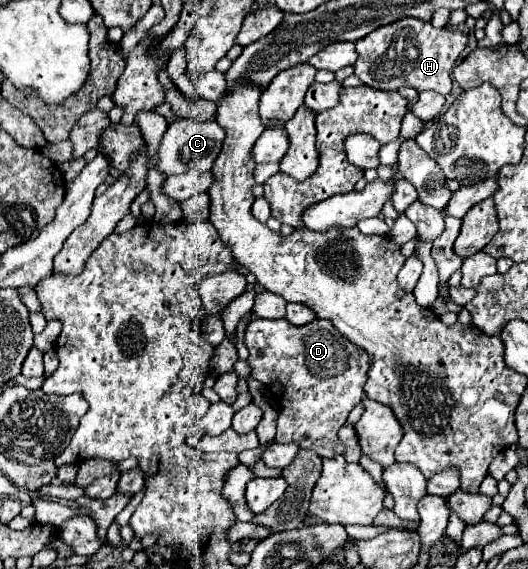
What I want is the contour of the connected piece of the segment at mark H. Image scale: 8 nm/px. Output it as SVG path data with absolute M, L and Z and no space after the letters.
M415 17L399 19L391 25L383 25L359 39L357 43L359 59L353 65L355 75L369 87L383 91L397 91L399 87L413 87L421 91L437 91L441 95L449 95L451 71L459 53L467 45L467 37L457 29L437 29L427 21L419 21Z

